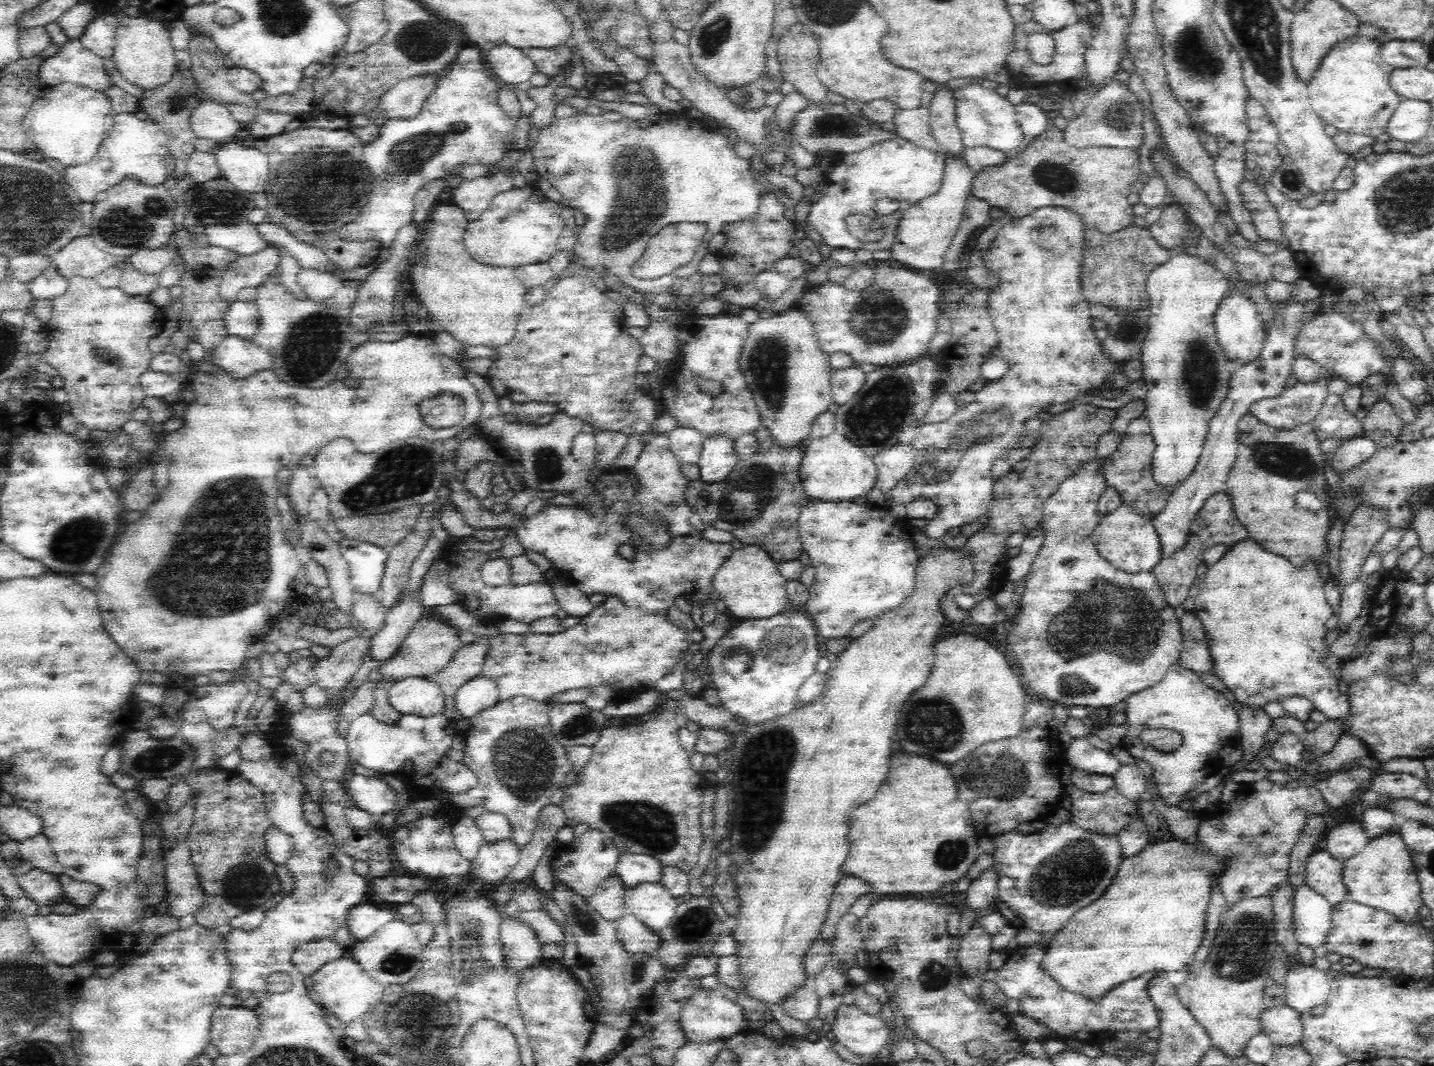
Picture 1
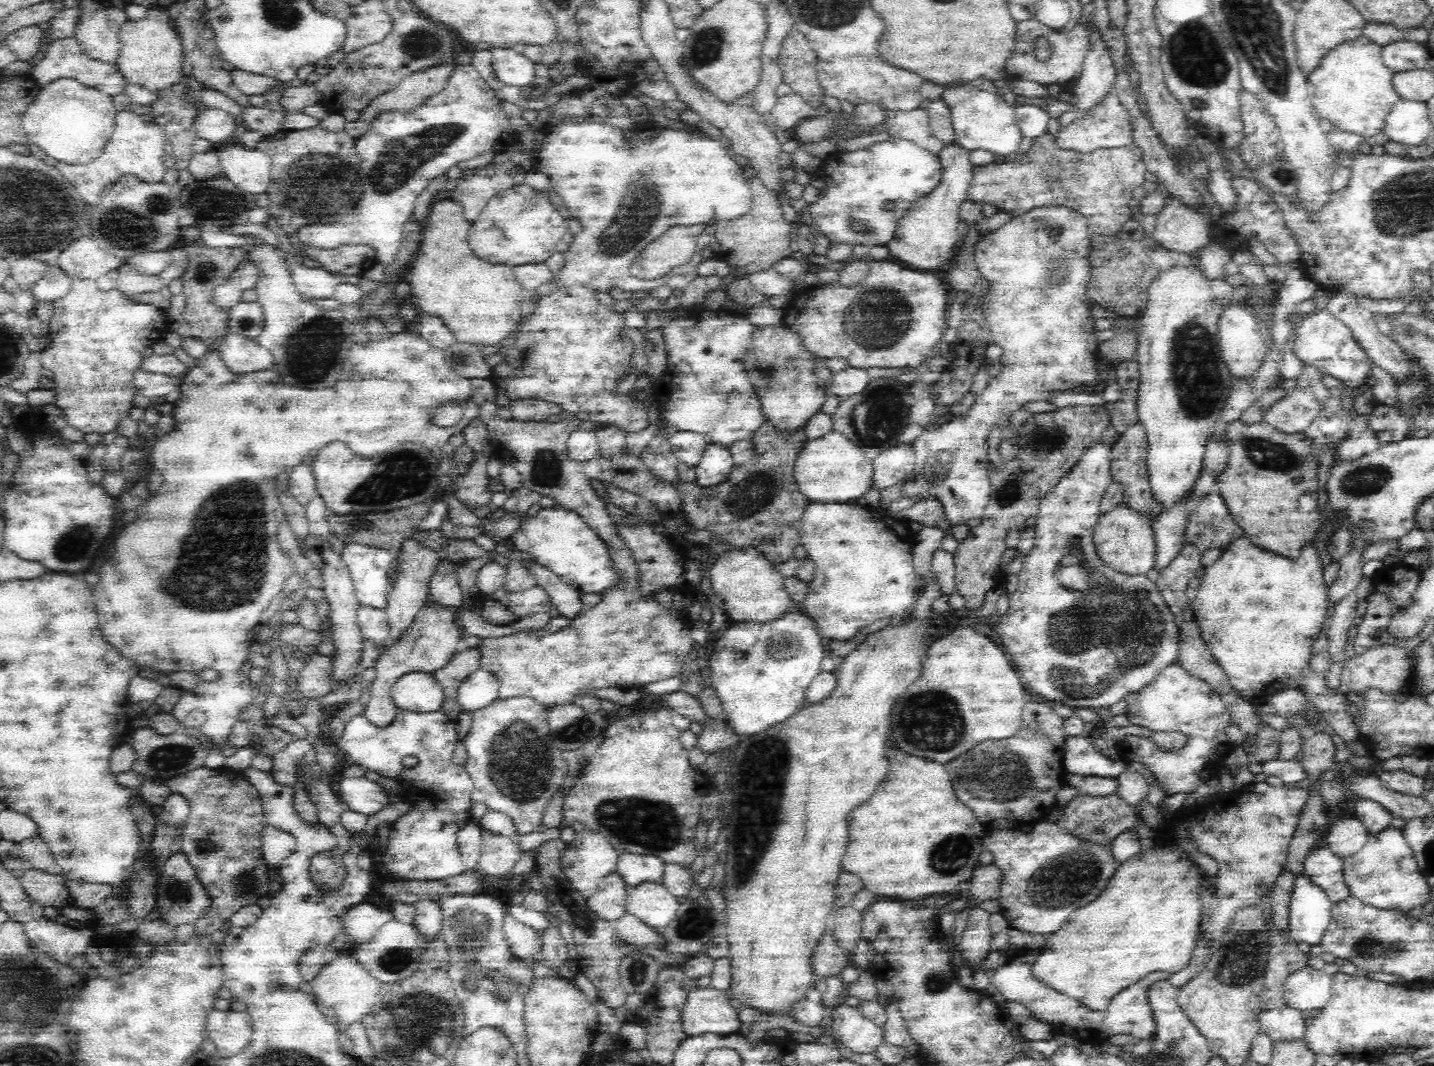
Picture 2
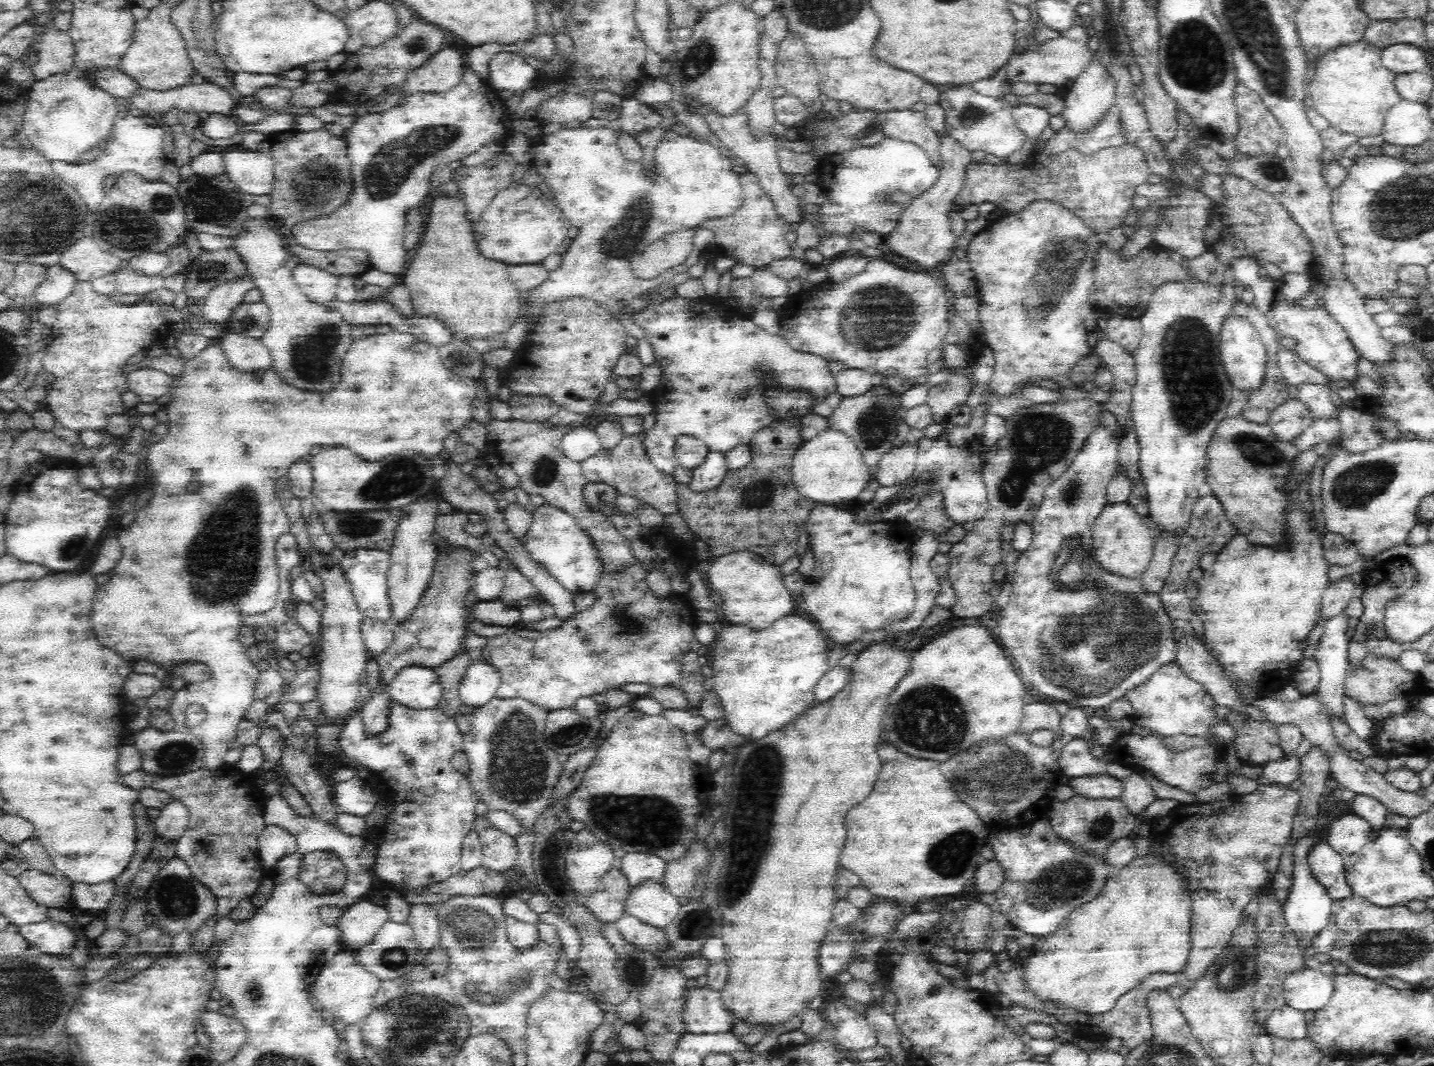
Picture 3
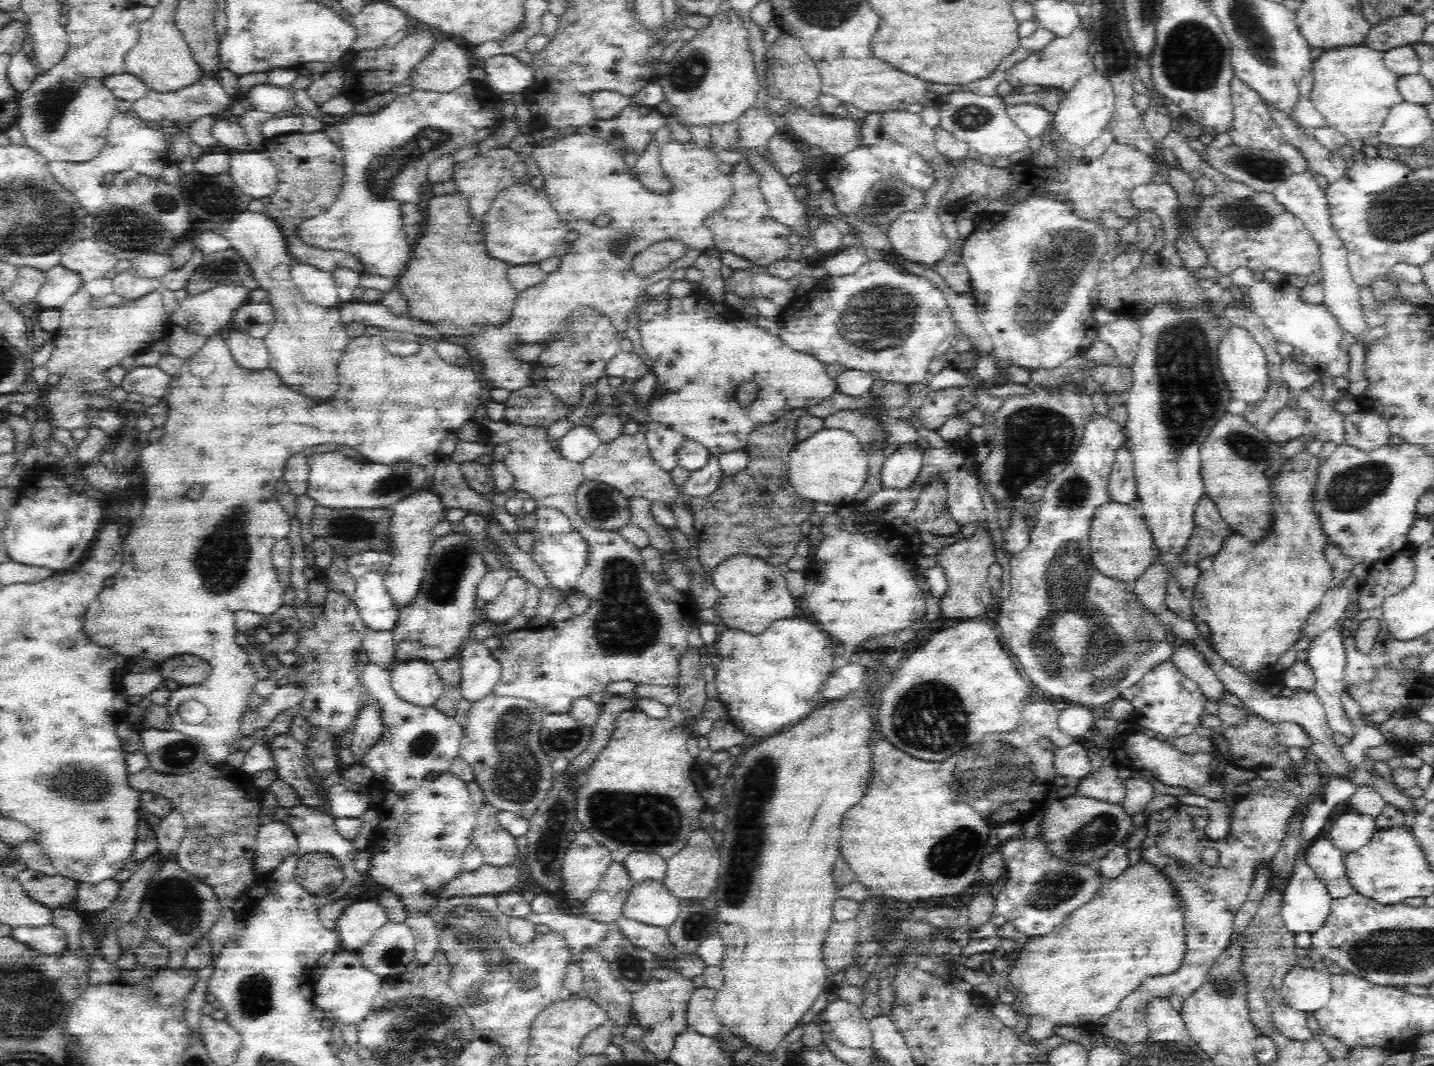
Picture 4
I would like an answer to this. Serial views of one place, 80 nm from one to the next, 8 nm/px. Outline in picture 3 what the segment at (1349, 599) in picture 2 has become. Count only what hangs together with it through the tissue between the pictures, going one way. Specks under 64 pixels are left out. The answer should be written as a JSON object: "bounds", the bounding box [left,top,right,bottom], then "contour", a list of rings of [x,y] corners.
{"bounds":[1313,607,1351,717],"contour":[[[1344,607],[1334,618],[1326,621],[1324,624],[1324,632],[1317,643],[1316,652],[1313,658],[1319,667],[1320,681],[1318,693],[1322,695],[1320,700],[1323,702],[1327,714],[1332,713],[1336,717],[1343,717],[1343,700],[1345,699],[1344,683],[1349,667],[1349,644],[1351,636],[1348,635],[1348,607]]]}

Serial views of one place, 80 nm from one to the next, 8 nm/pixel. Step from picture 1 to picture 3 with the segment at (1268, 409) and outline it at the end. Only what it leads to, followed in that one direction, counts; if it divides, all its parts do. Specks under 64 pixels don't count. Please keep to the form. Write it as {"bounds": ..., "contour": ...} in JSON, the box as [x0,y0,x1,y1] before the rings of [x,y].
{"bounds":[1267,396,1313,441],"contour":[[[1298,396],[1289,398],[1274,408],[1267,422],[1276,437],[1282,441],[1293,441],[1312,424],[1313,420],[1310,405]]]}

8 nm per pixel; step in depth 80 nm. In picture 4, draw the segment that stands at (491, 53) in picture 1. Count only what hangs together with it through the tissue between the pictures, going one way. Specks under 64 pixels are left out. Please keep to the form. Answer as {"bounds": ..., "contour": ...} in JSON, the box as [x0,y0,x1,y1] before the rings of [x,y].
{"bounds":[482,54,534,97],"contour":[[[501,54],[486,60],[482,66],[484,82],[498,97],[524,93],[534,82],[534,71],[530,65],[521,62],[515,55]]]}

